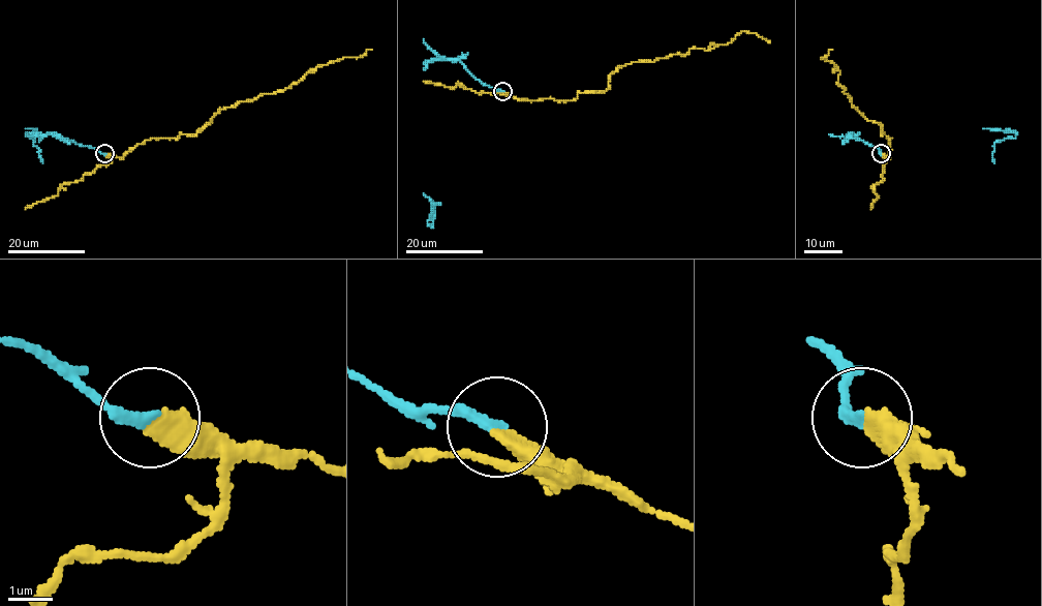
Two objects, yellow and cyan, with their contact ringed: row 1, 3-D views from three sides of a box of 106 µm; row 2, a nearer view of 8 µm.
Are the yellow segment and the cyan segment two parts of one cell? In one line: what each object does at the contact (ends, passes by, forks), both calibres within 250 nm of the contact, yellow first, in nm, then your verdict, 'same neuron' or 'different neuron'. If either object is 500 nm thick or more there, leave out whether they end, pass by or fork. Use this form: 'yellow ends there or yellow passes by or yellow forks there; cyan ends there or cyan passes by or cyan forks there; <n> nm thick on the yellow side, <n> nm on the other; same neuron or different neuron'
yellow ends there; cyan ends there; 440 nm thick on the yellow side, 240 nm on the other; different neuron

